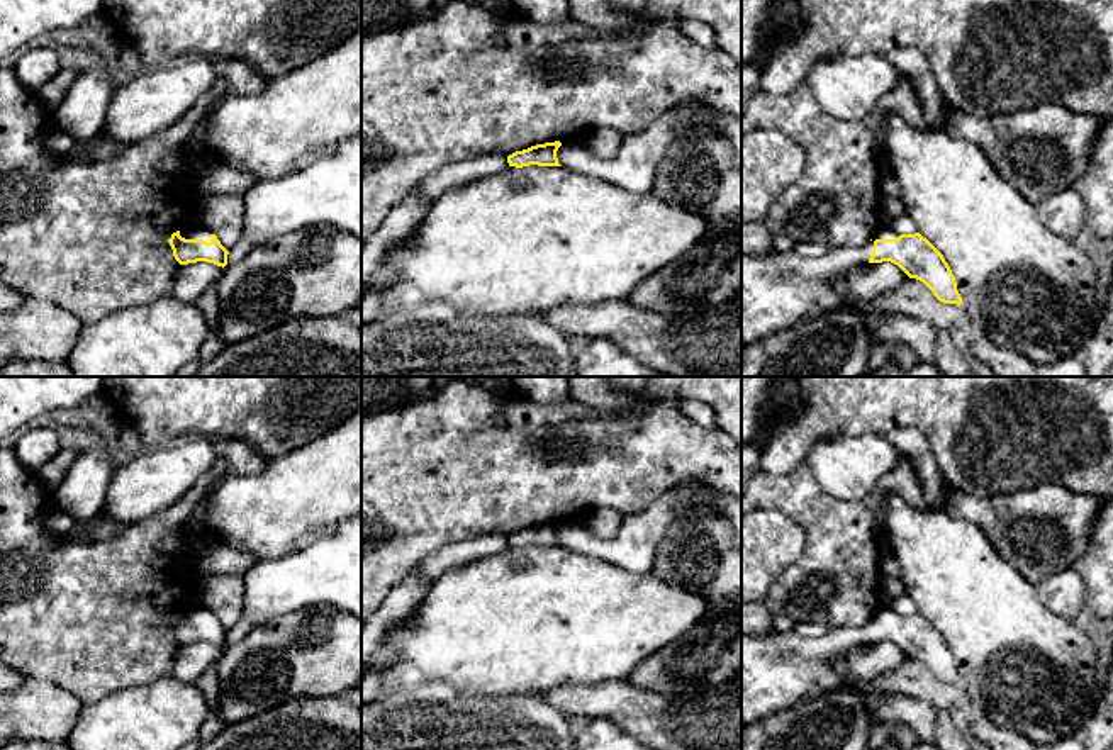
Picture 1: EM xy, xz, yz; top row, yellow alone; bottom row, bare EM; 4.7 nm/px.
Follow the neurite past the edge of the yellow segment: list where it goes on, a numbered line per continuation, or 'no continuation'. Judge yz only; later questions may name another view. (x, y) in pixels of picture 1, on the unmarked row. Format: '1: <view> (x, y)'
1: yz (779, 671)

